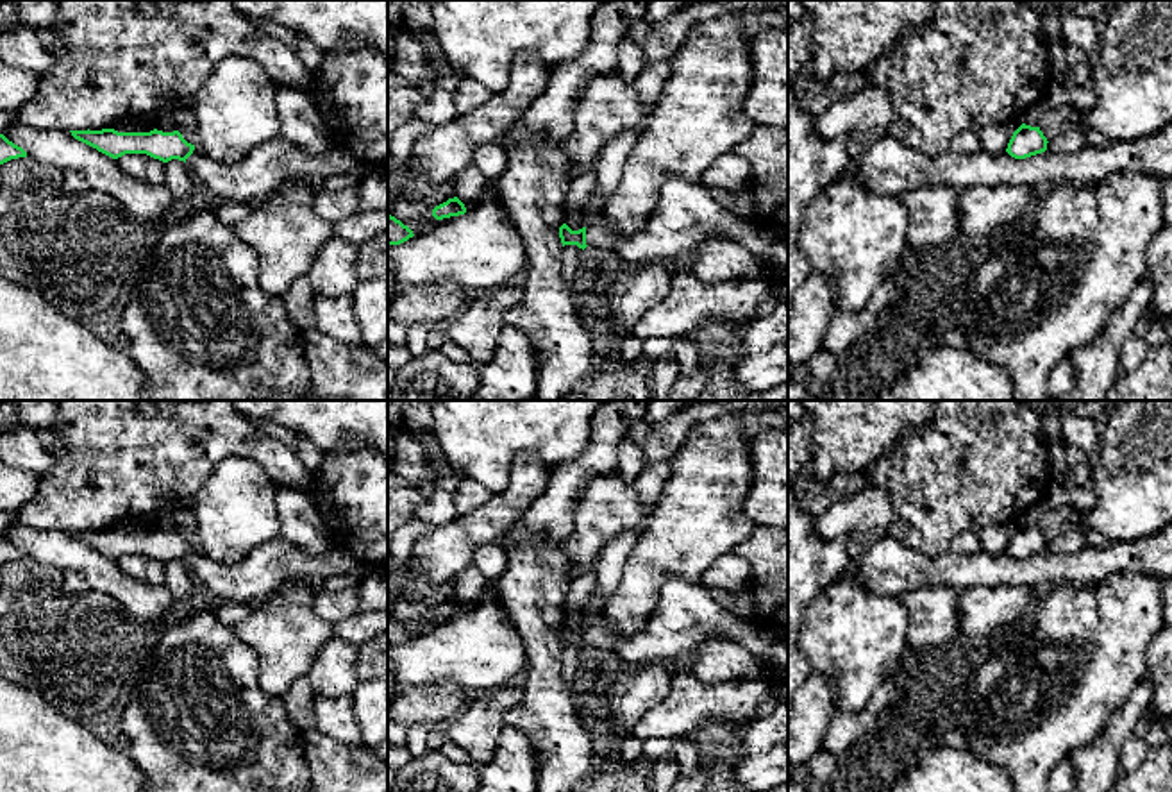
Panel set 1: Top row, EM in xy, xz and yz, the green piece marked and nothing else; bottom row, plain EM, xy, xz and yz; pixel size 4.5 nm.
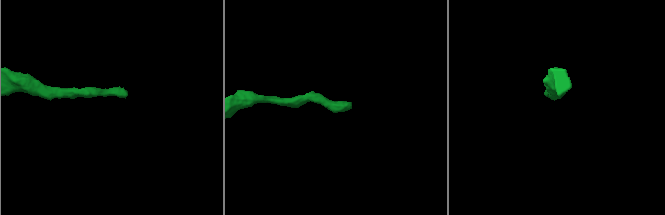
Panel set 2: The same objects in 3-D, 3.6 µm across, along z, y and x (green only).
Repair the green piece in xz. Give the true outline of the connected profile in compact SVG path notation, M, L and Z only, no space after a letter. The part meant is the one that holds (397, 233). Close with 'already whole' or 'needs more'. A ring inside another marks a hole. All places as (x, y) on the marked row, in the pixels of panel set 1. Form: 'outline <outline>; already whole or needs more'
outline M388 215L388 245L400 245L413 238L413 231L395 216Z; already whole

